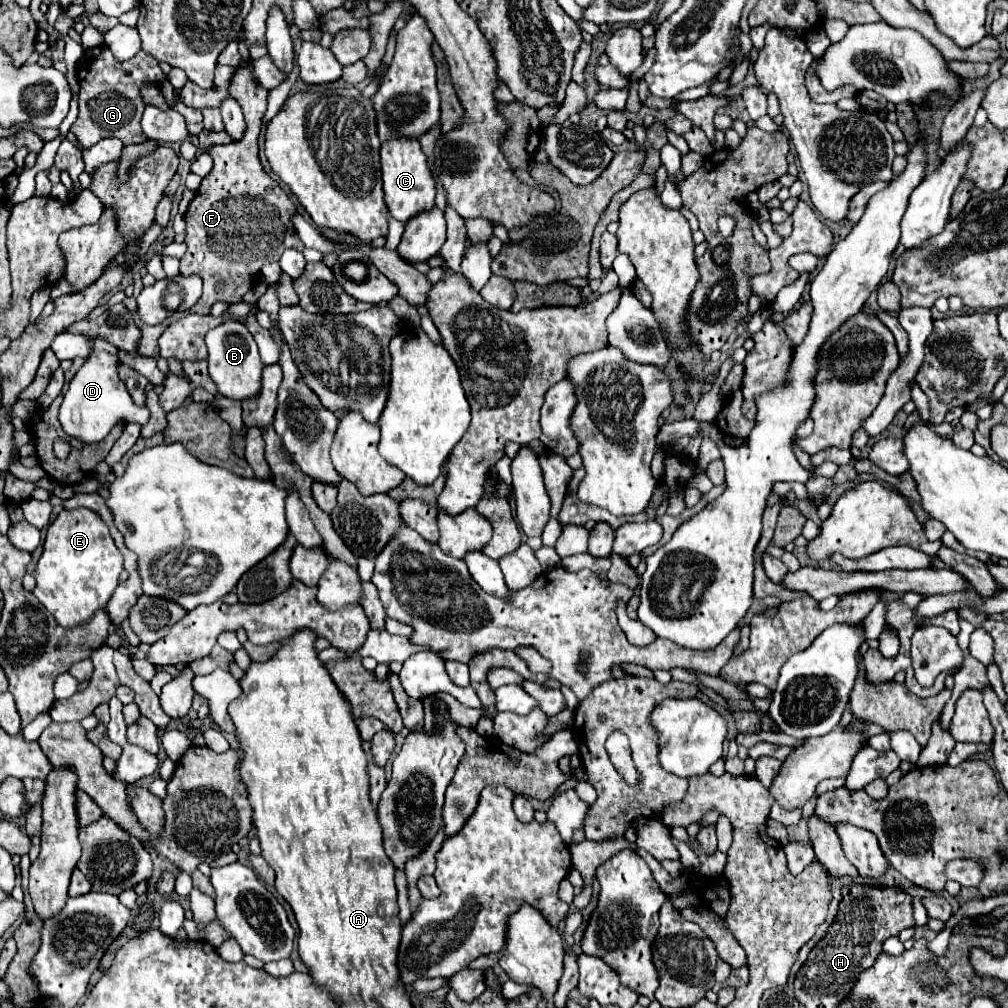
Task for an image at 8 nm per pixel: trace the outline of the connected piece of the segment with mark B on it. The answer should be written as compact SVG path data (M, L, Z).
M226 321L214 327L206 335L206 347L208 347L208 373L210 373L210 379L216 383L216 389L220 395L236 401L254 399L260 395L264 365L260 361L258 347L254 343L252 333L242 323Z

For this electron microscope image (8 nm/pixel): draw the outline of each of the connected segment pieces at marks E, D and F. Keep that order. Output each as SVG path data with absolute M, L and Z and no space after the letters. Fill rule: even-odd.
M86 507L62 509L48 525L44 553L36 565L34 595L56 617L58 625L76 627L90 621L96 609L104 609L122 573L122 557L102 517Z
M96 335L88 339L92 343L92 351L70 381L70 387L60 405L60 423L68 437L74 437L90 445L102 441L110 433L110 429L118 423L144 425L150 417L150 411L146 407L136 405L126 385L120 381L118 367L122 365L122 361L118 357L118 347Z
M244 65L236 77L232 77L230 97L238 101L246 119L246 135L234 147L212 147L210 157L214 159L212 171L202 179L194 201L186 211L186 255L180 263L182 275L198 273L204 279L204 293L194 307L198 315L210 315L210 307L216 301L240 303L242 297L254 289L254 279L260 275L260 261L280 261L282 253L290 247L304 251L292 217L298 213L292 199L280 189L278 181L272 179L258 159L258 135L262 129L262 117L266 113L264 89L252 81L252 65ZM216 281L226 281L226 289L218 295L214 289Z

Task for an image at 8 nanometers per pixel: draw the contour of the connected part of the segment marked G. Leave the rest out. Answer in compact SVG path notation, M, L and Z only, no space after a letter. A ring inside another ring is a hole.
M100 45L82 53L76 65L76 75L80 83L80 113L70 131L84 147L92 147L104 137L116 137L124 145L146 141L146 135L140 129L140 119L146 107L140 91L144 85L160 87L160 83L166 79L160 65L152 61L152 57L140 51L130 61L120 63L106 45Z

